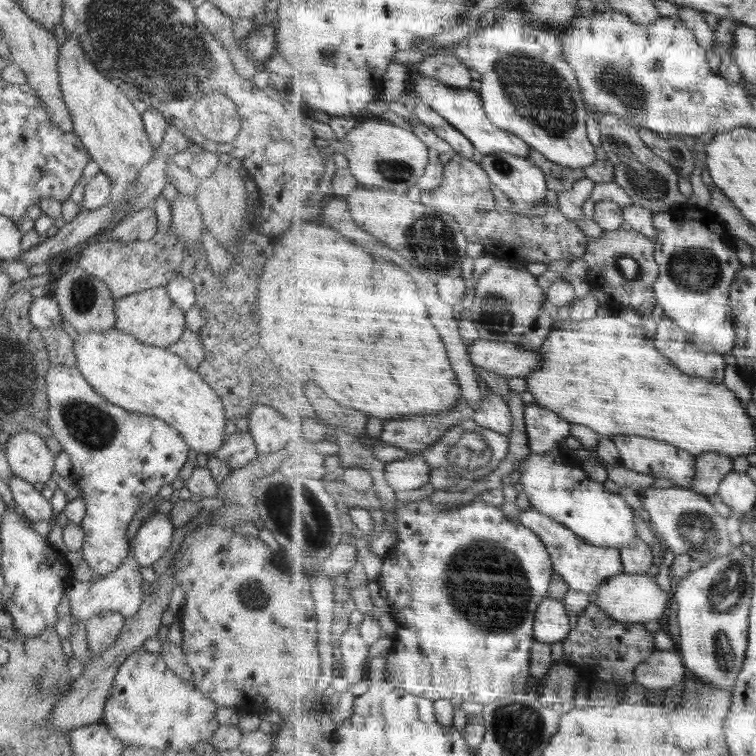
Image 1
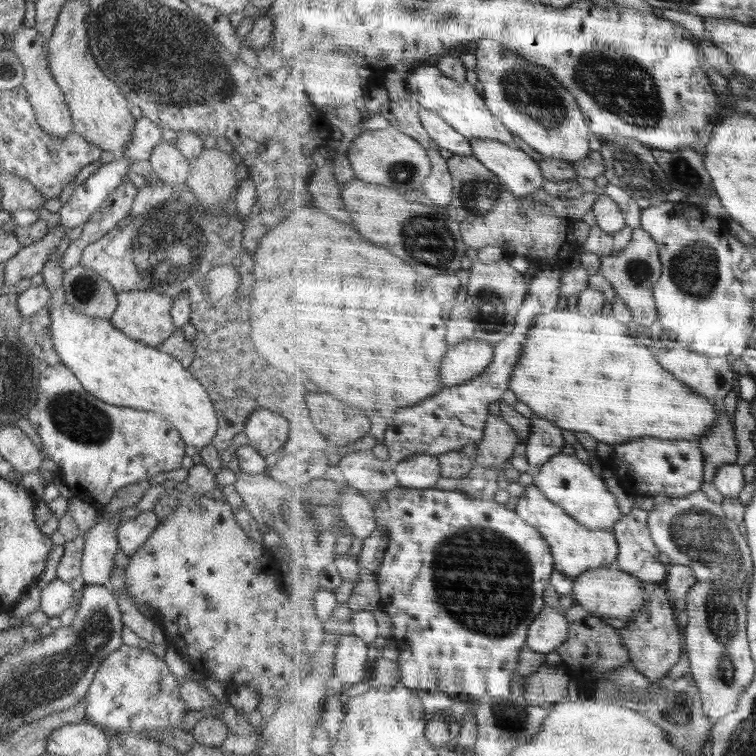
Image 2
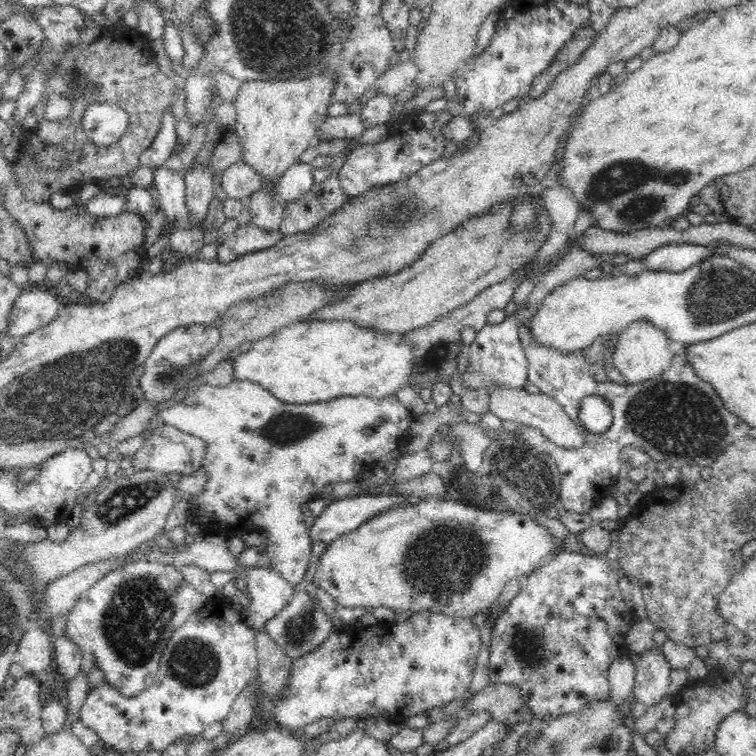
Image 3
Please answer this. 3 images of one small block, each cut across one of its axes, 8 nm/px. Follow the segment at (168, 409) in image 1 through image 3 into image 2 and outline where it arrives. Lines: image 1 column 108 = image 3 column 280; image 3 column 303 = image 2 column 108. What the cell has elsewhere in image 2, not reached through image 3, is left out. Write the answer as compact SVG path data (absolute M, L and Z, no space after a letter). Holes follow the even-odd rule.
M54 250L52 254L50 254L50 258L46 260L46 264L44 264L44 268L42 268L41 273L43 275L42 284L44 284L44 286L50 291L50 301L47 304L49 306L50 319L52 319L52 324L50 324L49 331L50 337L52 337L52 345L54 345L54 352L58 353L61 364L66 366L78 378L86 392L92 394L92 396L95 398L106 402L106 404L117 405L123 408L144 410L145 412L152 412L156 414L156 416L161 417L163 420L169 421L170 424L176 428L176 431L180 434L180 437L182 438L182 441L185 443L185 445L193 446L199 449L210 447L213 444L214 436L217 434L218 418L216 416L215 409L213 408L211 399L206 393L206 390L200 385L199 380L196 379L186 368L182 368L182 366L180 366L181 362L178 361L174 356L158 350L157 347L145 345L143 342L136 341L126 336L123 332L120 332L109 320L104 318L94 318L92 316L86 316L78 314L78 312L74 312L74 310L72 310L72 308L66 304L64 290L62 288L64 270L61 267L60 260L58 260L56 250Z

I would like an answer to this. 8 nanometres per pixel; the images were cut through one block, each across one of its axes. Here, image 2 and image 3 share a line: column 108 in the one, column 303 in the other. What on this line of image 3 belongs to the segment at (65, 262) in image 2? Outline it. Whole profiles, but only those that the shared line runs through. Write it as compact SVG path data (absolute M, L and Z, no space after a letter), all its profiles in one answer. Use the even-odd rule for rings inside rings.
M332 174L321 183L314 183L300 198L287 202L279 231L283 236L309 231L347 200L339 175Z

